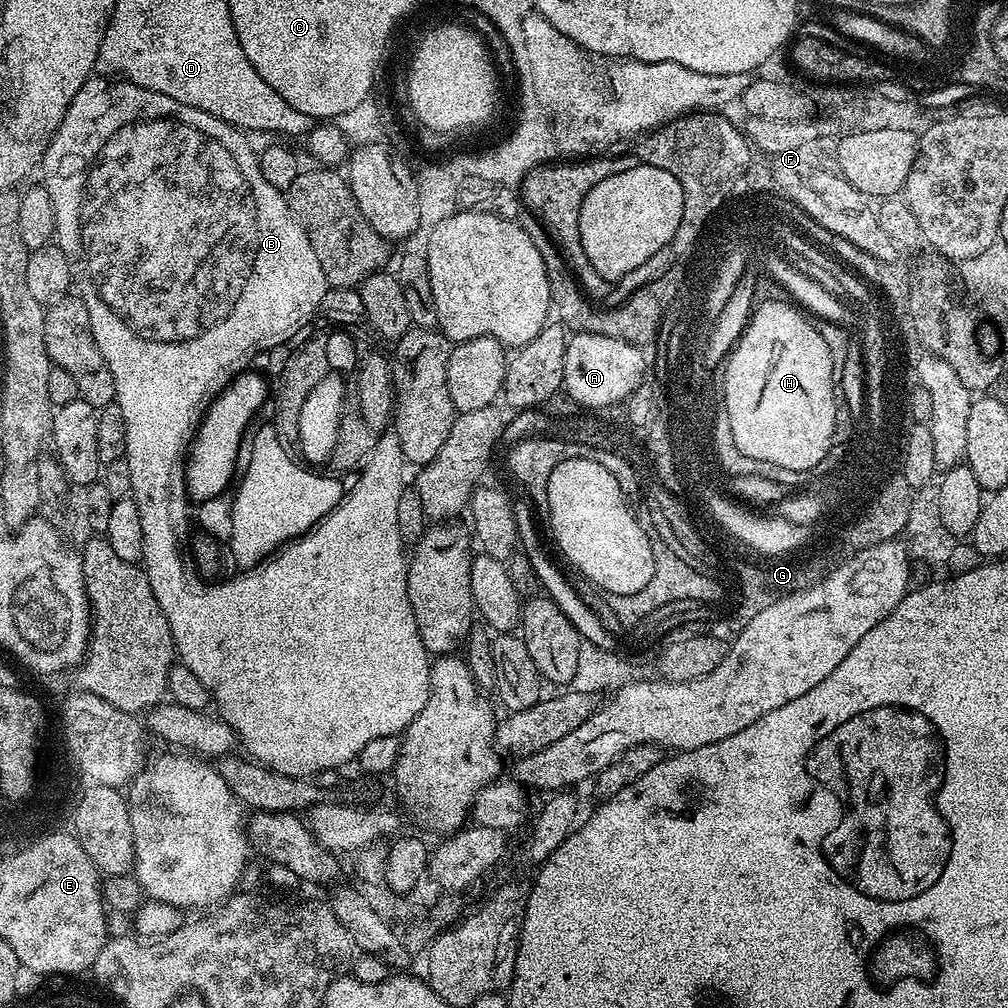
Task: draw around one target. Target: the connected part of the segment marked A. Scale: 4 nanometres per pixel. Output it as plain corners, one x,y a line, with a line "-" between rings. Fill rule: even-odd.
584,333
579,335
575,345
566,348
564,363
564,381
572,390
572,395
579,397
579,403
596,404
605,408
611,400
627,393
631,396
641,383
646,380
644,371
650,368
646,353
606,334

